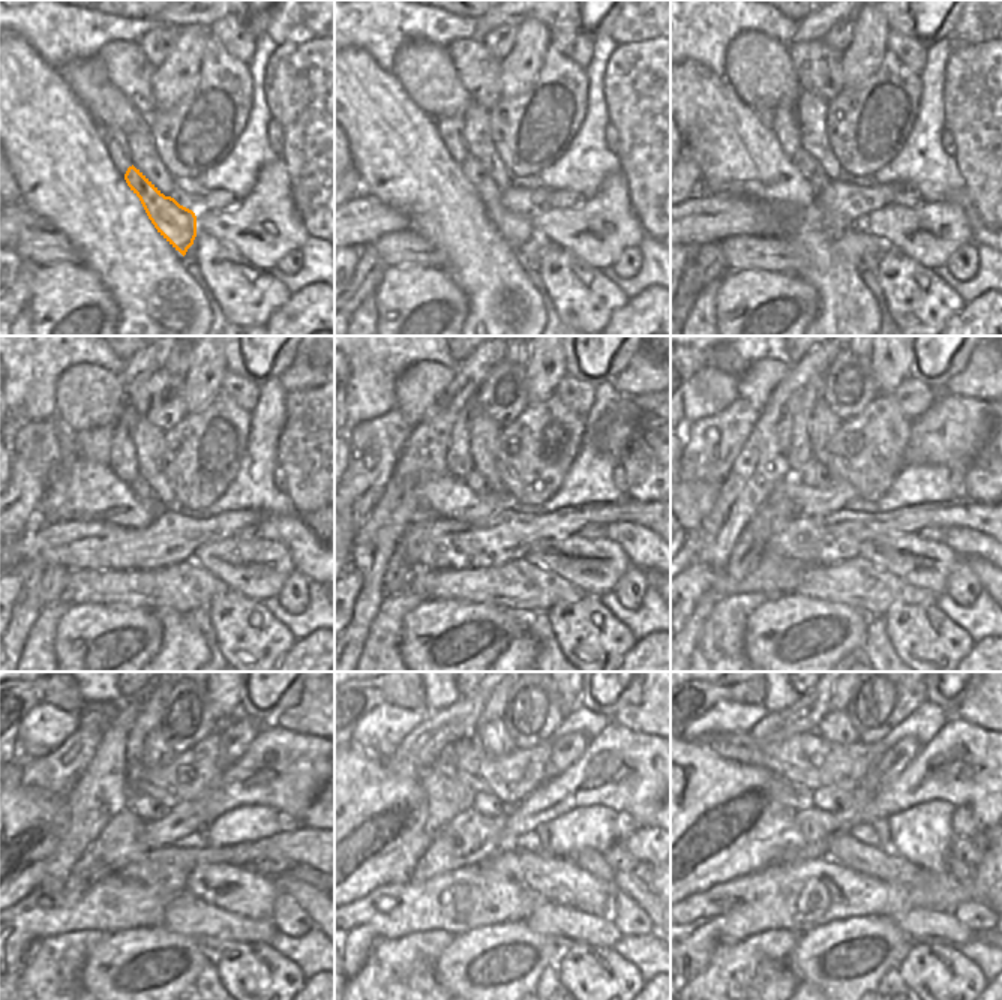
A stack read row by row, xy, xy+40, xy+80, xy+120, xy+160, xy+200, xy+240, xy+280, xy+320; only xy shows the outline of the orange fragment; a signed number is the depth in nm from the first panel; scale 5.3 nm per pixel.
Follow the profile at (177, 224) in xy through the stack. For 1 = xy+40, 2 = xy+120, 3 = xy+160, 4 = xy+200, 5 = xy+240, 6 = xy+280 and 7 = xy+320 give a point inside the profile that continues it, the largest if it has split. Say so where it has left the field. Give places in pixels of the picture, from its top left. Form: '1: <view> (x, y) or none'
1: xy+40 (516, 228)
2: xy+120 (141, 489)
3: xy+160 (476, 482)
4: xy+200 (813, 474)
5: xy+240 (149, 810)
6: xy+280 (485, 804)
7: xy+320 (830, 799)

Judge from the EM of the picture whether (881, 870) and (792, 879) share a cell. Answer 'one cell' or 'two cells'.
two cells

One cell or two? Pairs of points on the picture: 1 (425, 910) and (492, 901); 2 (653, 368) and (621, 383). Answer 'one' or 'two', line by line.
1: one
2: one

